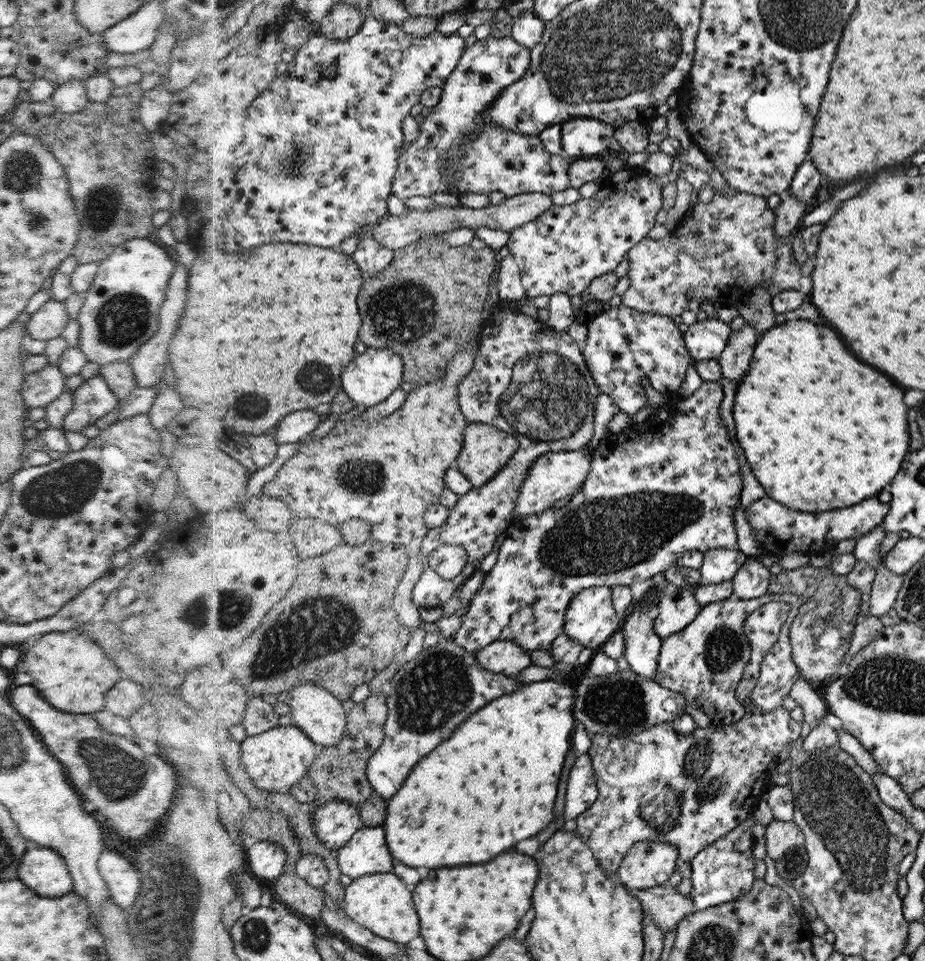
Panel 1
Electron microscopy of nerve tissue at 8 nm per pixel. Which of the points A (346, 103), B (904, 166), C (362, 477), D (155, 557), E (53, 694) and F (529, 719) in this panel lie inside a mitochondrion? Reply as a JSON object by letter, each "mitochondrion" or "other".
{"A":"other","B":"other","C":"mitochondrion","D":"other","E":"other","F":"other"}

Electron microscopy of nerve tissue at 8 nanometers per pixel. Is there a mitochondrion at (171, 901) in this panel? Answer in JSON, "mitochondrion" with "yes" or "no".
{"mitochondrion":"yes"}

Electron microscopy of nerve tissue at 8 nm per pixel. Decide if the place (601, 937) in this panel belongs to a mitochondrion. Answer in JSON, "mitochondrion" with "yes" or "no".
{"mitochondrion":"no"}

